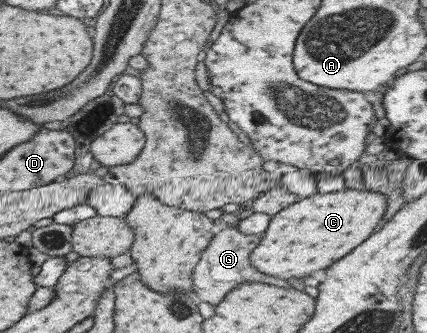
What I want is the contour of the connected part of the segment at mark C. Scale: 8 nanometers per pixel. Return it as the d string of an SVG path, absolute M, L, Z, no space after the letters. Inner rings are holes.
M341 189L301 198L270 217L261 240L250 251L250 264L266 276L282 280L306 278L316 270L325 270L365 242L377 229L385 208L384 194L372 190Z

